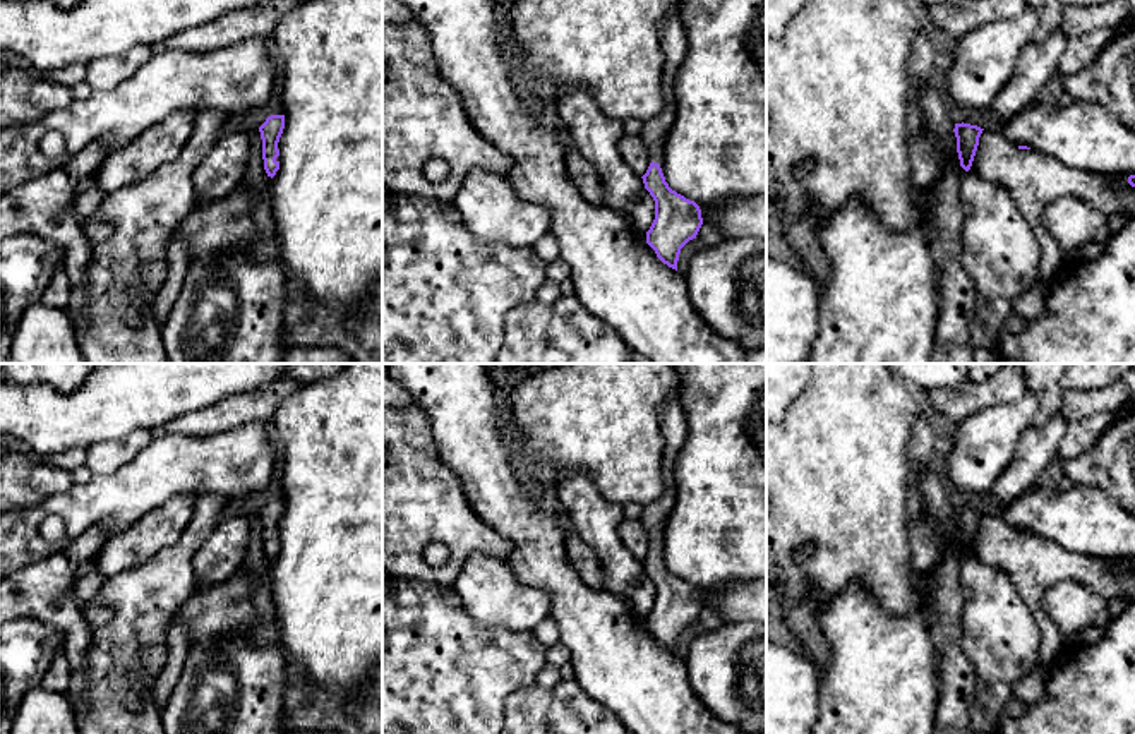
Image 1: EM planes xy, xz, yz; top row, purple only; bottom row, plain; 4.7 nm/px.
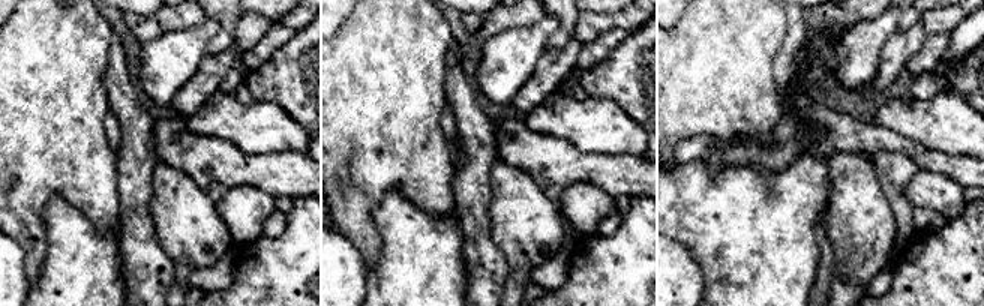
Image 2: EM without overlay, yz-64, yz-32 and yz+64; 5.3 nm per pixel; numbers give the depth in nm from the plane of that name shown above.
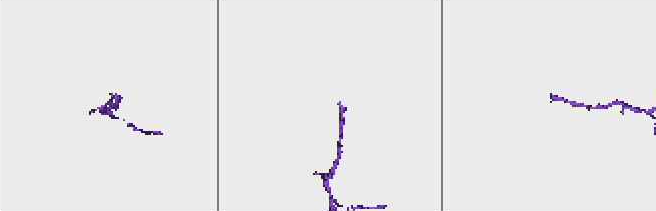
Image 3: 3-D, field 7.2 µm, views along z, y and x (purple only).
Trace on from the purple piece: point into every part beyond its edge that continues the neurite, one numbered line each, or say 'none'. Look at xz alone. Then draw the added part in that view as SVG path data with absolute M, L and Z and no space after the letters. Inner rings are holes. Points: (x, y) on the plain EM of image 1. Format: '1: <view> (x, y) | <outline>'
1: xz (672, 417) | M681 386L667 398L660 408L662 432L665 437L662 454L662 475L664 475L664 494L646 504L641 513L641 523L652 535L652 545L658 547L660 532L665 526L665 520L676 506L677 487L674 478L676 458L686 439L686 415L679 401Z

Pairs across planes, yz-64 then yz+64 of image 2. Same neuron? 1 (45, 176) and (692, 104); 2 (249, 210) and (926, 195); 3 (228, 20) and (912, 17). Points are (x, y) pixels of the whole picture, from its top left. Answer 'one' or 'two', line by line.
1: one
2: one
3: one

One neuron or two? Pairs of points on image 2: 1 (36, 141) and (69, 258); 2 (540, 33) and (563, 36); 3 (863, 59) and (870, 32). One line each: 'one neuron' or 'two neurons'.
1: two neurons
2: two neurons
3: one neuron

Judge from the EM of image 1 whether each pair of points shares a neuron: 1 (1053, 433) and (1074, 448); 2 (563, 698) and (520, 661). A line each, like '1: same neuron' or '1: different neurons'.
1: different neurons
2: different neurons

